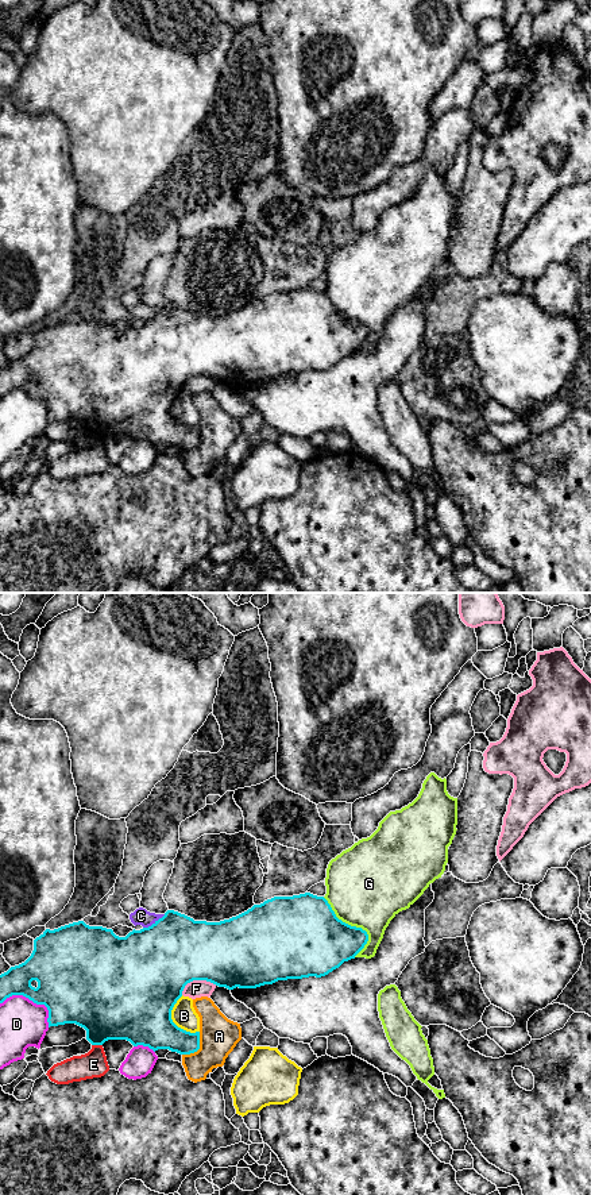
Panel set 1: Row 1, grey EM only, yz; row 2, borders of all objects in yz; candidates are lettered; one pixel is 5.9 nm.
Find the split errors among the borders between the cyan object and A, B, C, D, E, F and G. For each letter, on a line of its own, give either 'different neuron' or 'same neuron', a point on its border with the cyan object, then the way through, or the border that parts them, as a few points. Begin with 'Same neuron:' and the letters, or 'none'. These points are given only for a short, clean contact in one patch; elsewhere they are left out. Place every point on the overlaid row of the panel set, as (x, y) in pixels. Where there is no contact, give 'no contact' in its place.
Same neuron: none
A: different neuron; meets cyan in yz at (199, 1048)
B: different neuron; meets cyan in yz at (172, 1021)
C: different neuron; meets cyan in yz at (155, 921)
D: different neuron; meets cyan in yz at (33, 1001)
E: different neuron; meets cyan in yz at (97, 1044); border along yz (92, 1044), (101, 1045)
F: different neuron; meets cyan in yz at (196, 979)
G: different neuron; meets cyan in yz at (354, 926)

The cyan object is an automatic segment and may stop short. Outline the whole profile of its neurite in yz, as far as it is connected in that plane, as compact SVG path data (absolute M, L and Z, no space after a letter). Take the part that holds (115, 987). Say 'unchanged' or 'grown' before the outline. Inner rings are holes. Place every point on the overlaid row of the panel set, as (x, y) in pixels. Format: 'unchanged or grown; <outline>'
unchanged; M310 893L274 897L220 922L194 921L167 910L151 926L134 929L125 937L116 936L112 929L78 921L54 930L46 929L34 940L31 956L0 975L0 1003L12 995L23 995L36 1005L45 1005L49 1010L49 1028L76 1024L86 1030L86 1040L92 1045L103 1045L108 1040L127 1040L134 1046L148 1046L154 1052L169 1049L190 1055L200 1049L200 1032L186 1032L171 1019L171 1010L188 983L206 980L233 990L256 988L287 979L321 978L344 961L355 959L367 941L366 930L339 920L324 897Z

